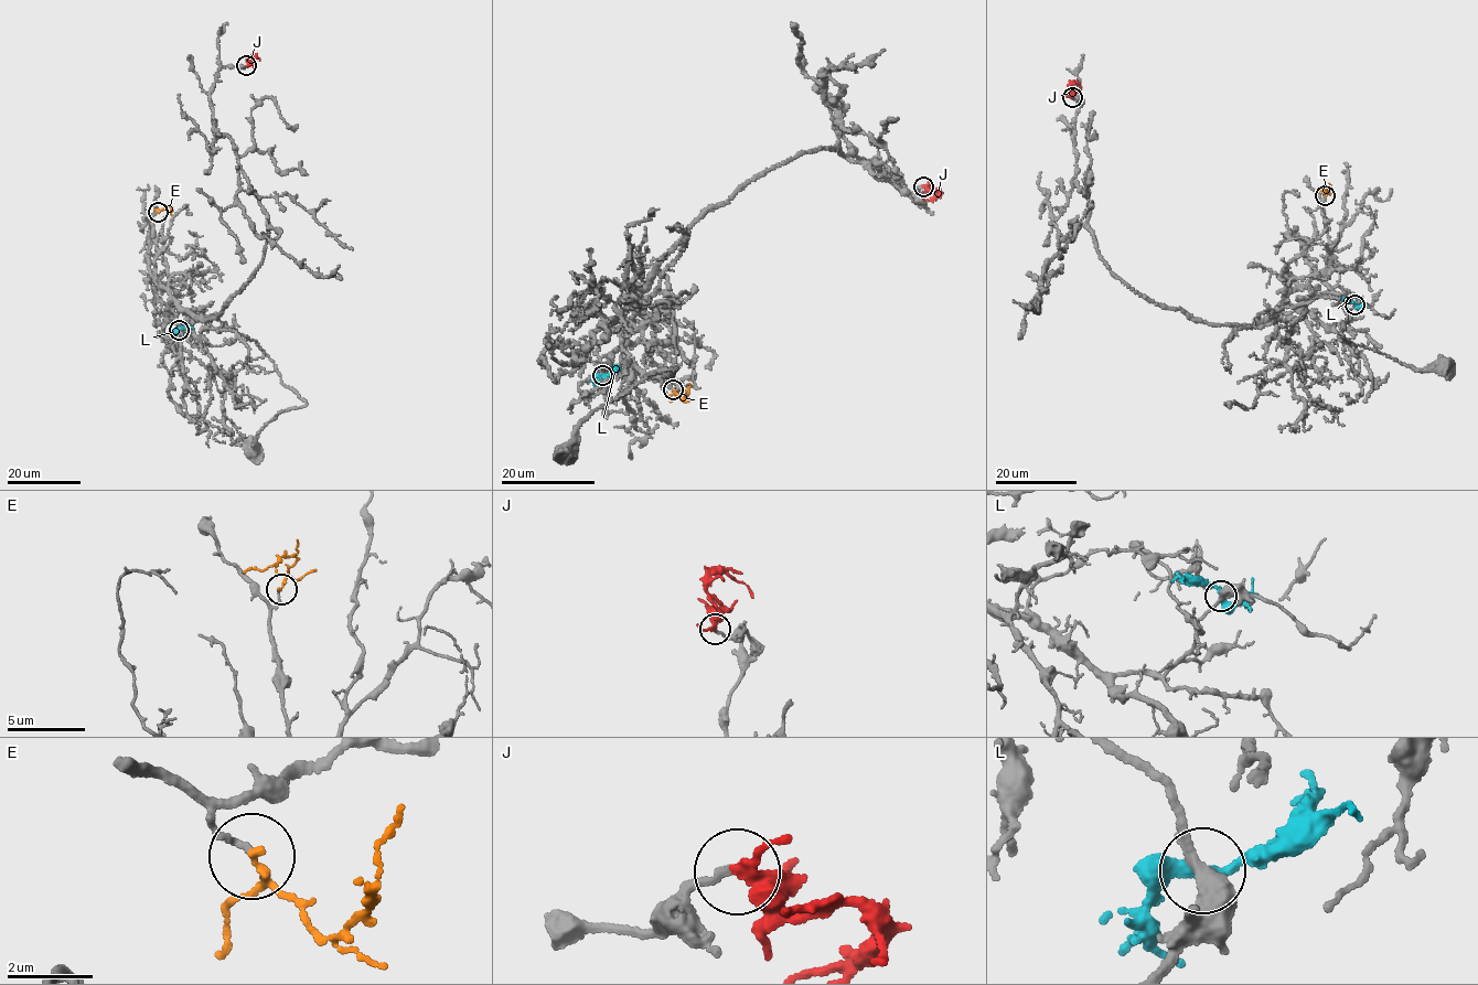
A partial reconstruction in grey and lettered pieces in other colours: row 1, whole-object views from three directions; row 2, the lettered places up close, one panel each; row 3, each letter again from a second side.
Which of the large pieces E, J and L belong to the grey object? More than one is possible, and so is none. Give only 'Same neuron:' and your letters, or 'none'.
Same neuron: E

